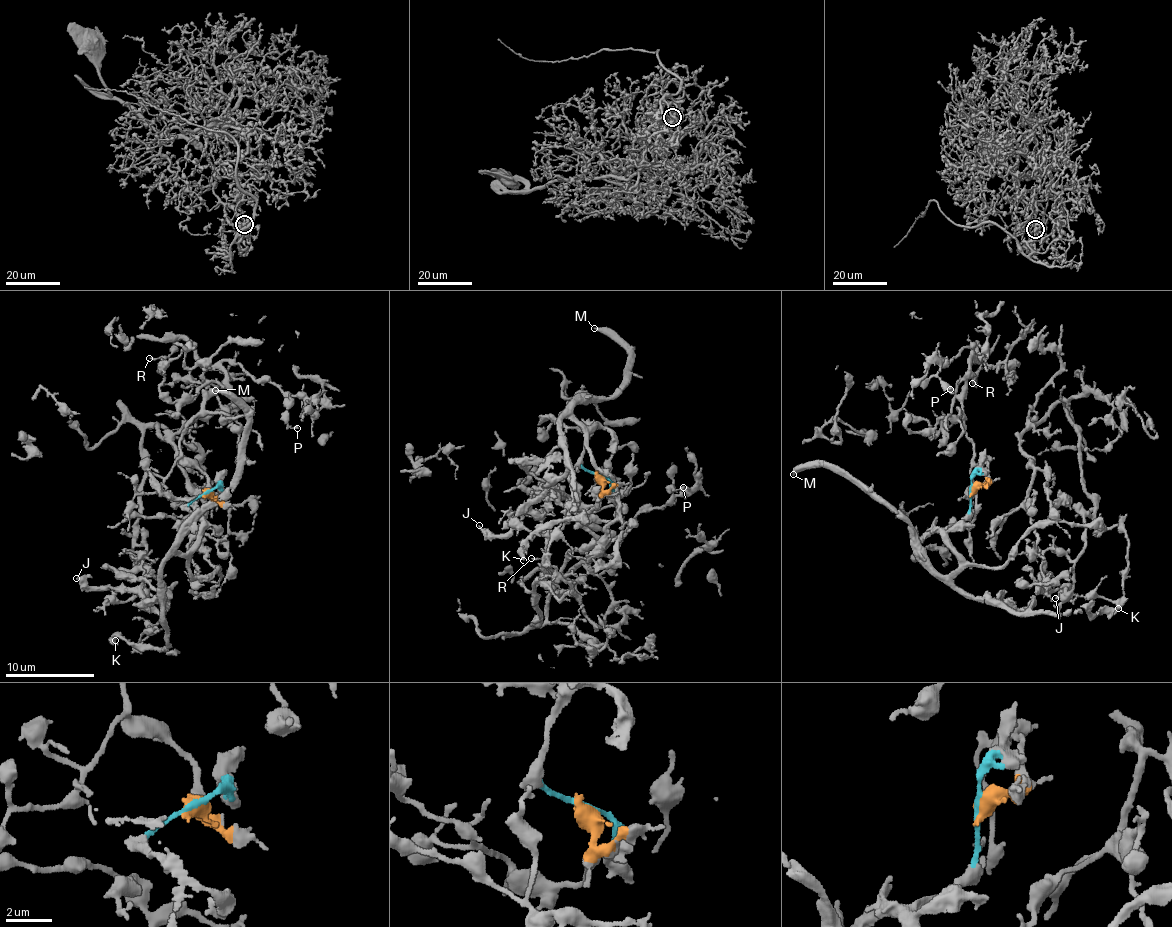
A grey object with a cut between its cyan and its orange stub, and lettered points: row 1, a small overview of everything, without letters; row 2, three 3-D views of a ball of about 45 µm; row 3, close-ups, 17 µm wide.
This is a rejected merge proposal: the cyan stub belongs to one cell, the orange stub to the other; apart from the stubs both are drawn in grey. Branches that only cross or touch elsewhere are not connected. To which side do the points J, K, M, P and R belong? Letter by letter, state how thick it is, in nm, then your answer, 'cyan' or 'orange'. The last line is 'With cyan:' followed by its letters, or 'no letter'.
J: 320 nm | cyan
K: 320 nm | cyan
M: 320 nm | cyan
P: 180 nm | orange
R: 150 nm | orange
With cyan: J, K, M

